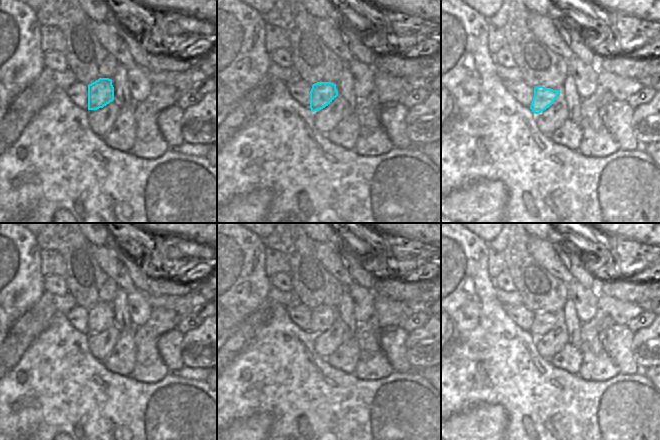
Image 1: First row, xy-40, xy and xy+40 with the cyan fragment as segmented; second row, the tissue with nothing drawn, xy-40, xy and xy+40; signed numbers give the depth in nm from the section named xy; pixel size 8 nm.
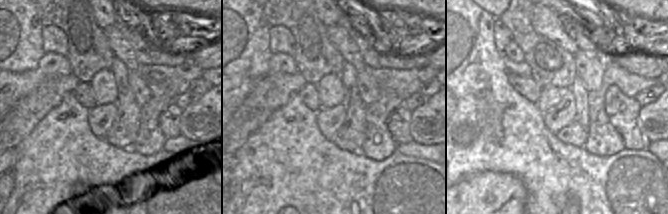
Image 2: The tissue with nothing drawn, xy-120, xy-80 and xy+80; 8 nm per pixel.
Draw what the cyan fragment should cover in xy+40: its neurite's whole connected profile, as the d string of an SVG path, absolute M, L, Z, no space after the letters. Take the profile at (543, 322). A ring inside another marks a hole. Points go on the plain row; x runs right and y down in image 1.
M537 310L534 312L534 321L530 329L530 333L535 338L539 338L549 332L558 319L560 314L553 314L551 312L545 312L543 310Z

